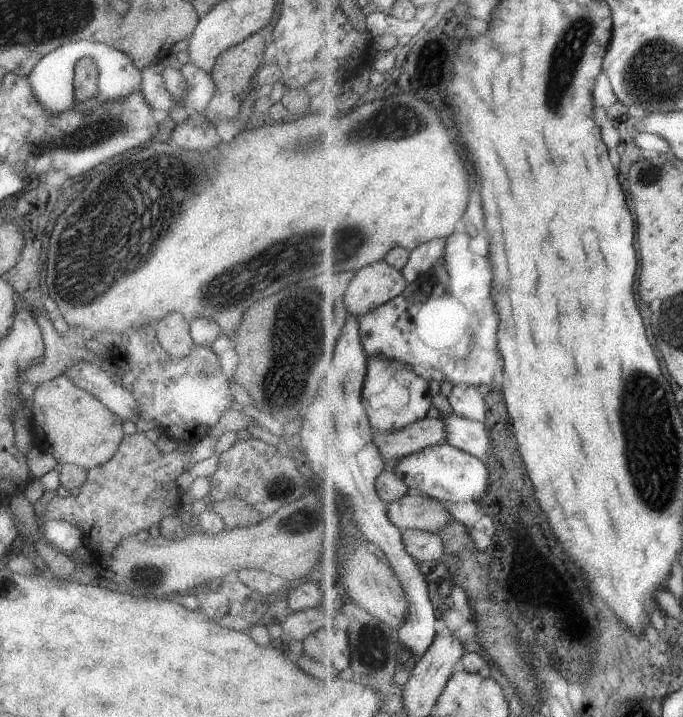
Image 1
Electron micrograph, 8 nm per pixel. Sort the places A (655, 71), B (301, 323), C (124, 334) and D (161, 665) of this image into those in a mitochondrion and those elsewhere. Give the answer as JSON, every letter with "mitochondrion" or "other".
{"A":"mitochondrion","B":"mitochondrion","C":"other","D":"other"}

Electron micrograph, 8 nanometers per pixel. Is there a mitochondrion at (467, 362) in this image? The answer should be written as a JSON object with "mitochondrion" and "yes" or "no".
{"mitochondrion":"yes"}

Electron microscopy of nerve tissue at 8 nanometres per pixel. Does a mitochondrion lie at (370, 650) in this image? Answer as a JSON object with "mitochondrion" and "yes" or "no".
{"mitochondrion":"yes"}

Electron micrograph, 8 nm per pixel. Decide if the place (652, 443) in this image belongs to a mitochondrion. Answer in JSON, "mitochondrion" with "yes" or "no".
{"mitochondrion":"yes"}

